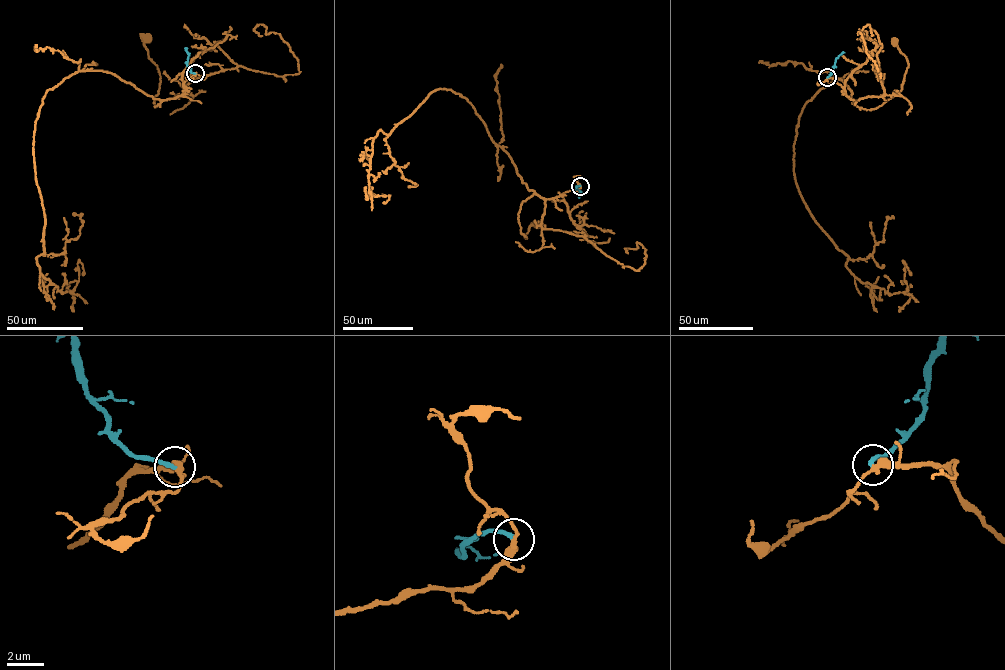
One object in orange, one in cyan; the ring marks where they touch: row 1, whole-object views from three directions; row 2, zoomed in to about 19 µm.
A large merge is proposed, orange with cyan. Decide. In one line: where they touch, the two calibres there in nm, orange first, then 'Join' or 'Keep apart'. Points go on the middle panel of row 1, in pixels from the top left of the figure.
Place: (580, 186). Thickness 320 nm (orange) against 240 nm. Join

